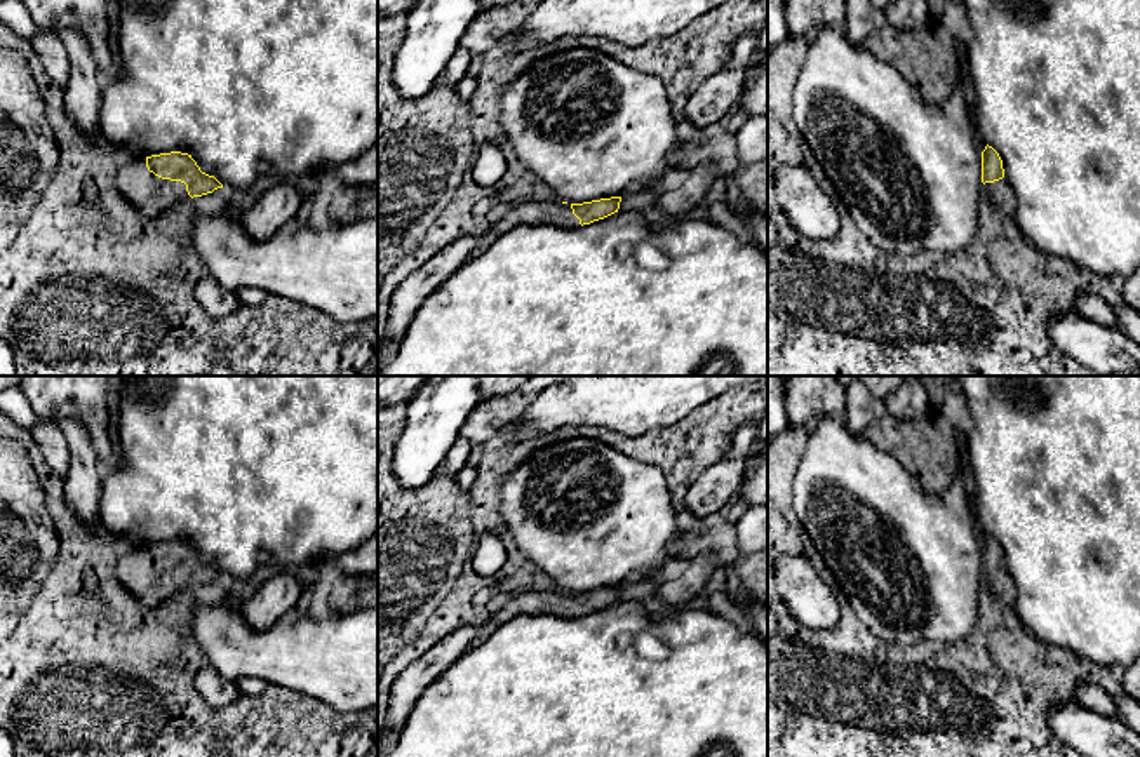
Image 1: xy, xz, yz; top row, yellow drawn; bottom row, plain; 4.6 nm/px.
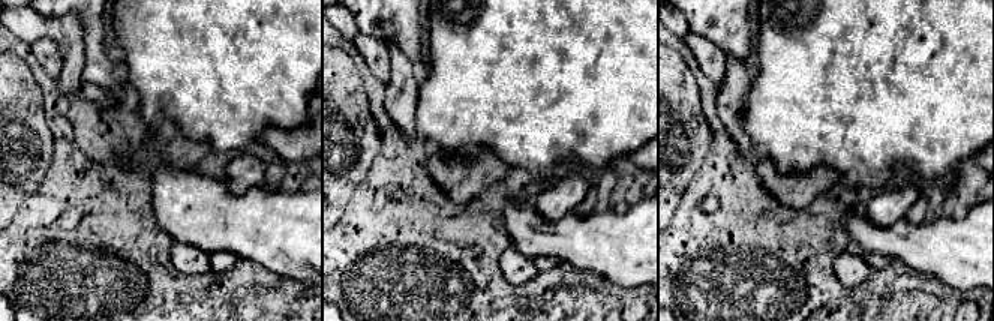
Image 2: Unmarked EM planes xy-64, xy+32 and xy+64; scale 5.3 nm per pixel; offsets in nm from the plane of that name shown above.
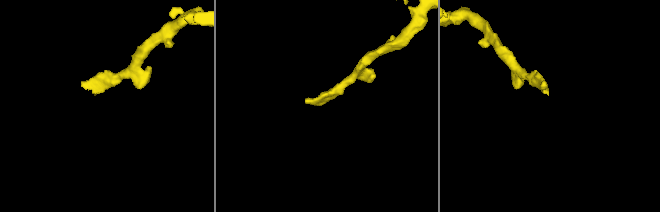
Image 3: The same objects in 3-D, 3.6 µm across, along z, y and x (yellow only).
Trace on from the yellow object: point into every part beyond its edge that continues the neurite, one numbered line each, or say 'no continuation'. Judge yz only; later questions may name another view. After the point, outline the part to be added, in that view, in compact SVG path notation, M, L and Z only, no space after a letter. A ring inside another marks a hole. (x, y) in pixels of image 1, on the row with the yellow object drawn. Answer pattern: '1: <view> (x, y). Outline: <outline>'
1: yz (1001, 194). Outline: M1006 176L999 181L985 183L983 190L989 193L990 200L1001 209L1001 212L1013 219L1016 211L1016 200Z

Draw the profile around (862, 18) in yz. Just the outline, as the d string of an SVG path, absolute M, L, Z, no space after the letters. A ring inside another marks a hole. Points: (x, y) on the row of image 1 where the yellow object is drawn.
M846 0L844 31L853 44L863 45L868 35L886 24L884 9L872 5L868 0Z

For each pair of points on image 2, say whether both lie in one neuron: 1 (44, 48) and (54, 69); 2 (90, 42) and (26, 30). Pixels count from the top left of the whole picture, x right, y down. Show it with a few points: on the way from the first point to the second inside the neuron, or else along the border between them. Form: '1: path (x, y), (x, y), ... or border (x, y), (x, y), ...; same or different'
1: path (47, 53), (53, 65); same
2: border (75, 15), (83, 29), (83, 75); different

